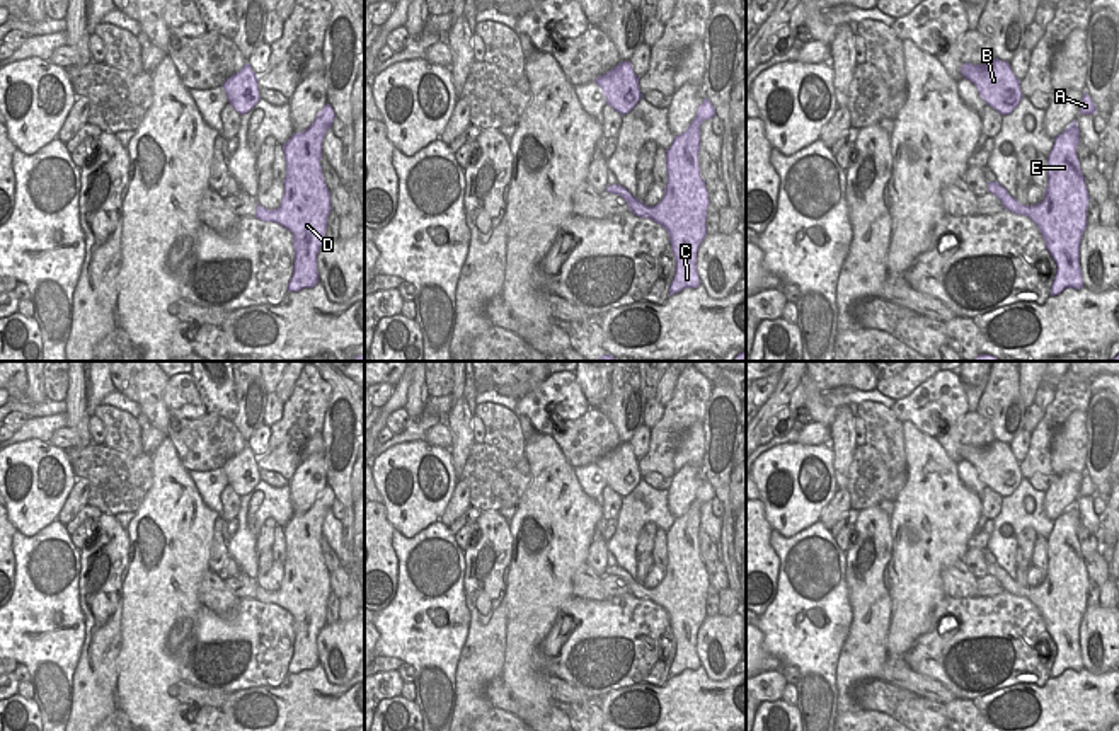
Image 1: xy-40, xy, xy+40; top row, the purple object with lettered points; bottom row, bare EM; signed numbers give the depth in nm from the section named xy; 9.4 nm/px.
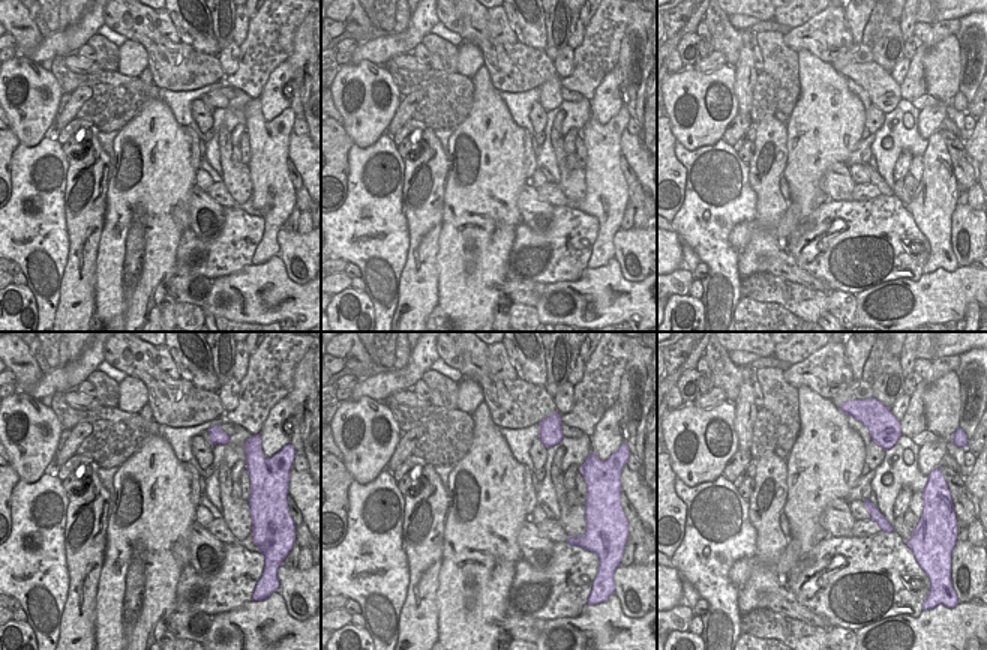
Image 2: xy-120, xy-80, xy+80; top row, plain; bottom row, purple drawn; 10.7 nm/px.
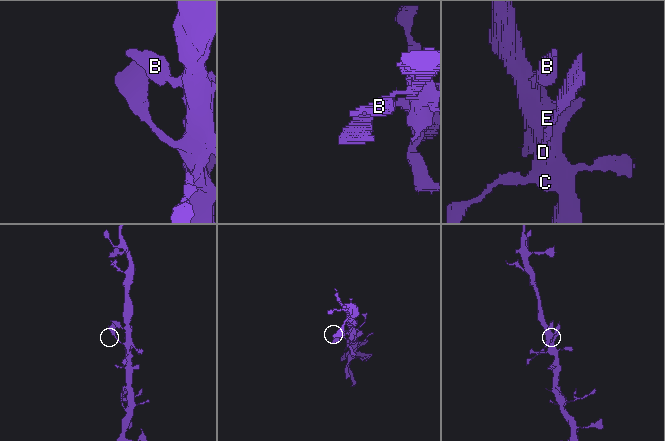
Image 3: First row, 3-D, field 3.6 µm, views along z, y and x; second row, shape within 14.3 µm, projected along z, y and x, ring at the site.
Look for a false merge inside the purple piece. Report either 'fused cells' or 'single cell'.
single cell

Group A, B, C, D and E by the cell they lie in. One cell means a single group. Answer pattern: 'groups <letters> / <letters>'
groups A B C D E

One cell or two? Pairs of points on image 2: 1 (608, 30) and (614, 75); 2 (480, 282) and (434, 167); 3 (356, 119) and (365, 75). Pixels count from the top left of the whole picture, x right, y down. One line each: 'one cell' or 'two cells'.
1: two cells
2: two cells
3: one cell

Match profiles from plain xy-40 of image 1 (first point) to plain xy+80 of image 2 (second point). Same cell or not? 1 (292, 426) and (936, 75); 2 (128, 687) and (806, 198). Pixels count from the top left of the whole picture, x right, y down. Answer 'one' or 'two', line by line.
1: two
2: one

